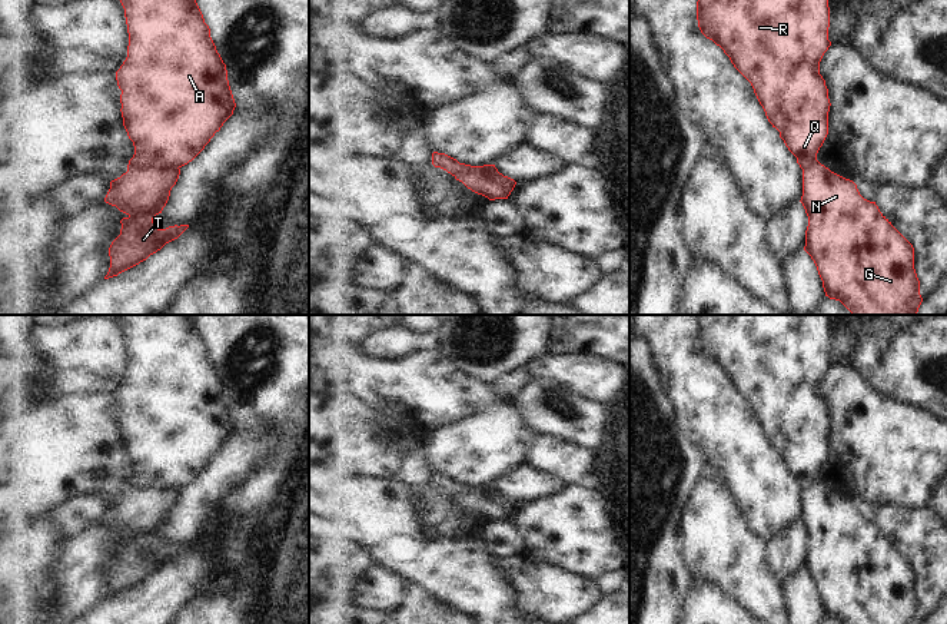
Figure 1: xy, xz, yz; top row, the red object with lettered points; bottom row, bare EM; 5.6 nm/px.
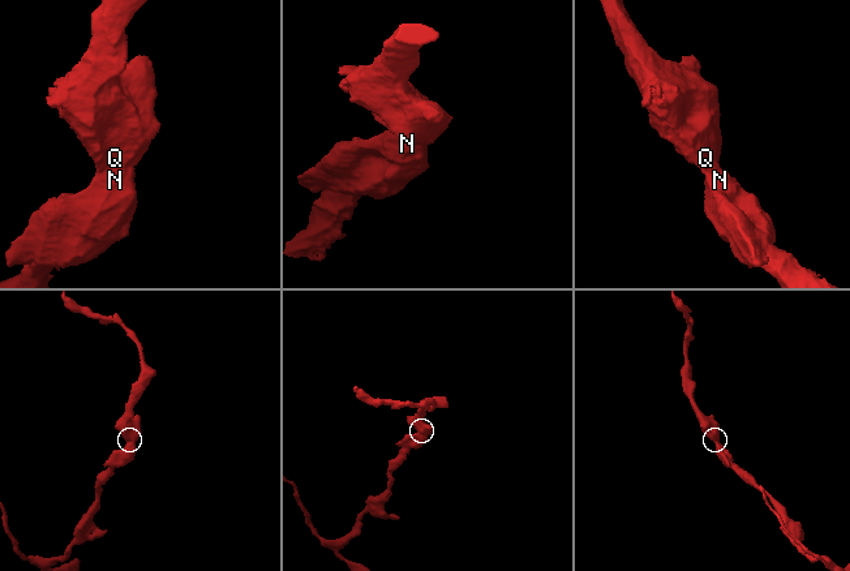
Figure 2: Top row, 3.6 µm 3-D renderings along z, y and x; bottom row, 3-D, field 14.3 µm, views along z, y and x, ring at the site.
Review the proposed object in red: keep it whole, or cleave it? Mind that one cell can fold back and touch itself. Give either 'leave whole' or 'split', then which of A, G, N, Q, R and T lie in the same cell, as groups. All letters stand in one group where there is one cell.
split | A Q R / G N T

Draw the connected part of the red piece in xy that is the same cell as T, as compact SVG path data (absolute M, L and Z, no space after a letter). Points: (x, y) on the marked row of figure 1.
M149 167L126 172L110 182L104 202L127 216L120 220L120 235L109 248L110 268L104 279L146 260L189 228L175 225L157 229L153 223L153 218L166 206L179 175L179 167Z

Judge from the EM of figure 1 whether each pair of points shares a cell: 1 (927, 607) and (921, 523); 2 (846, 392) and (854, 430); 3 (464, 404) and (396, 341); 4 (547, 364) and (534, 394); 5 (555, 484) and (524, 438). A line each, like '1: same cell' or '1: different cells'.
1: same cell
2: same cell
3: different cells
4: different cells
5: different cells

